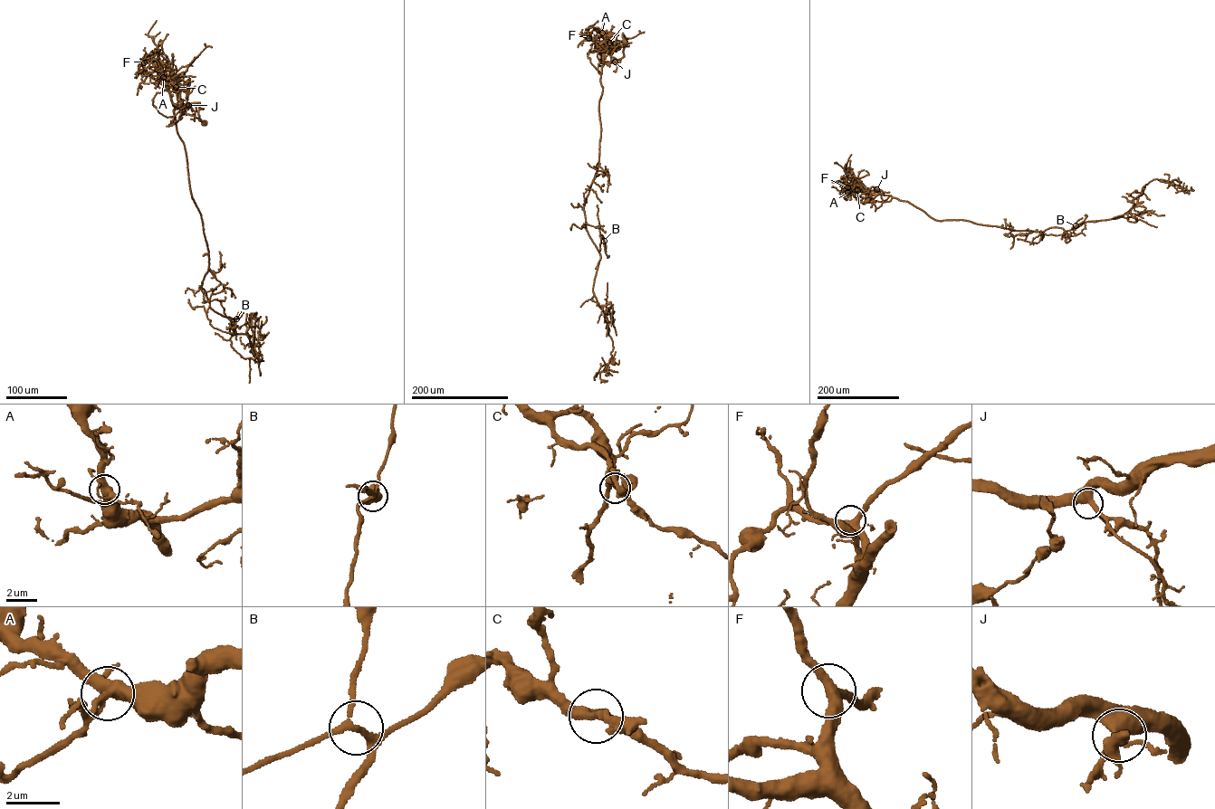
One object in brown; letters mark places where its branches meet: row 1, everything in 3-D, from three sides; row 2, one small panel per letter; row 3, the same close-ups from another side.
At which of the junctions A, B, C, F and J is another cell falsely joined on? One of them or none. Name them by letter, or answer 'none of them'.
none of them

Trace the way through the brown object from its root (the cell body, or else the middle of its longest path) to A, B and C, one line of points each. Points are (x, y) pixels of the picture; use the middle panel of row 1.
A: (625, 42), (623, 33), (626, 41), (624, 56), (614, 62), (606, 61), (602, 46), (605, 38), (602, 33)
B: (625, 42), (623, 33), (624, 56), (601, 68), (598, 161), (583, 208), (598, 252), (600, 234), (604, 241)
C: (625, 42), (623, 33), (626, 41), (624, 56), (612, 62), (603, 59), (602, 42), (609, 42)

